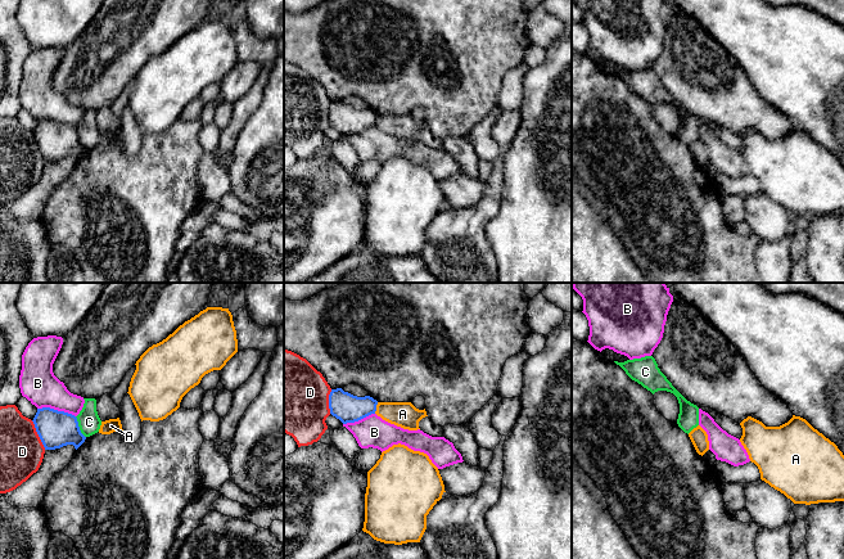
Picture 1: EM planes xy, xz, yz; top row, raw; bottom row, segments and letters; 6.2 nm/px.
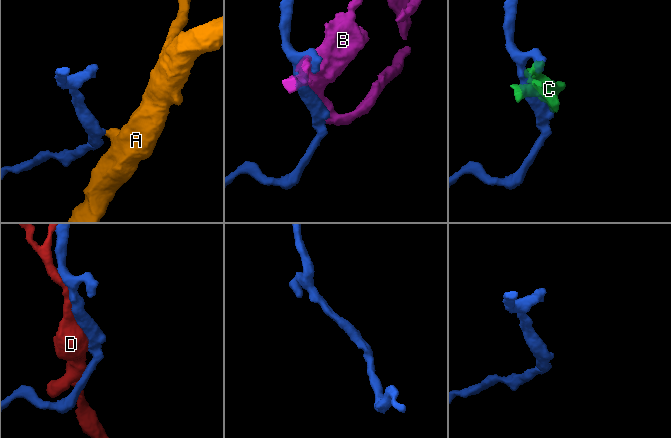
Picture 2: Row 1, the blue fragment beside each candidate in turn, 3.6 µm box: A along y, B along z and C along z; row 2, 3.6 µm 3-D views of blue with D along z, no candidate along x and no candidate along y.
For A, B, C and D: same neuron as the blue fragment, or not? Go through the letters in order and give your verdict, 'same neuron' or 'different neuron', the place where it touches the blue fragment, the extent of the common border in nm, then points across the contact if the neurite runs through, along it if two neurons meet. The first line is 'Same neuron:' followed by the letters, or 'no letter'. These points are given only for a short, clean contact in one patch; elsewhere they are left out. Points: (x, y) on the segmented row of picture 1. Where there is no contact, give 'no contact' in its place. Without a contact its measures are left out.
Same neuron: no letter
A: different neuron; contact xz (375, 408); length 80 nm; border xz (378, 402), (374, 413)
B: different neuron; contact xy (57, 410); length 240 nm
C: different neuron; contact xy (79, 427); length 150 nm
D: different neuron; contact xy (37, 433); length 200 nm

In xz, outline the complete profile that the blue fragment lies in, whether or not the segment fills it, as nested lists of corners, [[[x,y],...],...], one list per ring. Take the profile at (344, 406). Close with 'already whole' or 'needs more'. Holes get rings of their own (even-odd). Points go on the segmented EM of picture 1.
[[[342,388],[331,389],[329,395],[330,414],[343,424],[358,421],[376,411],[378,401],[370,396],[357,397]]]; already whole

